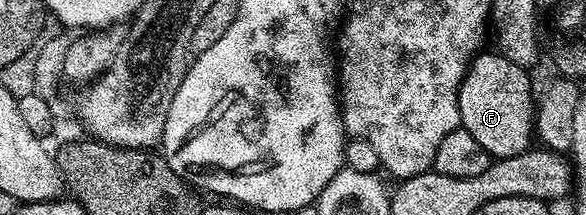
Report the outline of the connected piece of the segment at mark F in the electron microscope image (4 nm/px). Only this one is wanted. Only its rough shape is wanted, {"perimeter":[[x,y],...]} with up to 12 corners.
{"perimeter":[[497,51],[474,57],[460,127],[492,158],[529,152],[536,92]]}

